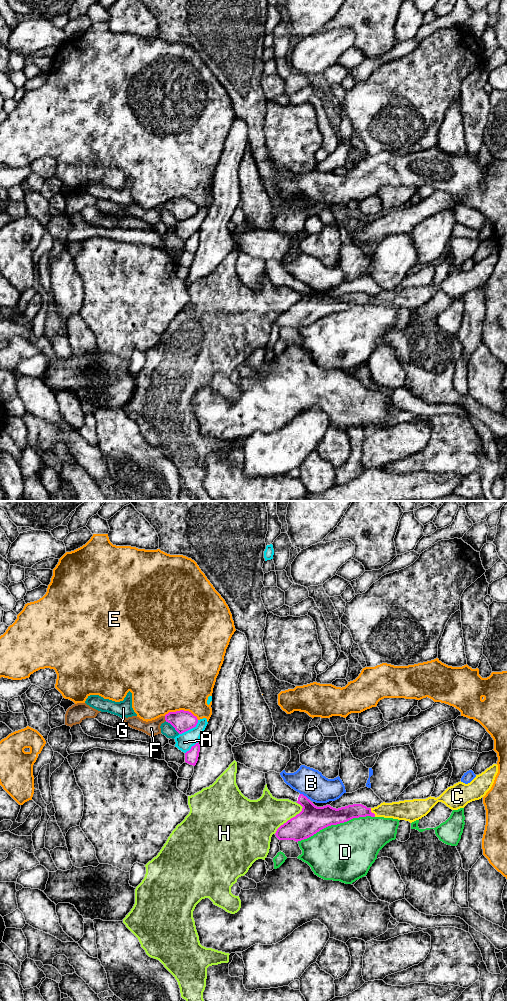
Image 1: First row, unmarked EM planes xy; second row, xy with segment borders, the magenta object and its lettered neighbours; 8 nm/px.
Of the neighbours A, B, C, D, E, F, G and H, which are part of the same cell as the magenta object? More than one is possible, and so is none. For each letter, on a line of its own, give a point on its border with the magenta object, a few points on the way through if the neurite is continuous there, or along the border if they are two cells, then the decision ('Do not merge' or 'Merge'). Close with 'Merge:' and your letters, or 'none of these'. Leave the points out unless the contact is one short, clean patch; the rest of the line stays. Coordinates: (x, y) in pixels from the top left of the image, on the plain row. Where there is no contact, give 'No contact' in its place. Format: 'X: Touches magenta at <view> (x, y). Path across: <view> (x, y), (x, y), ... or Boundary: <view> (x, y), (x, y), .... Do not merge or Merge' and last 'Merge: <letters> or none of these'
A: Touches magenta at xy (189, 217). Boundary: xy (198, 208), (193, 215), (179, 222). Do not merge
B: Touches magenta at xy (303, 283). Do not merge
C: Touches magenta at xy (371, 300). Path across: xy (343, 302), (348, 300), (371, 300), (402, 298). Merge
D: Touches magenta at xy (335, 312). Do not merge
E: Touches magenta at xy (181, 198). Do not merge
F: Touches magenta at xy (165, 206). Boundary: xy (164, 204), (166, 208). Do not merge
G: Touches magenta at xy (172, 213). Do not merge
H: Touches magenta at xy (291, 306). Do not merge
Merge: C

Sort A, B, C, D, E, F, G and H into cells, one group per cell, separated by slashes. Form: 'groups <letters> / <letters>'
groups A / B / C / D / E / F / G / H

